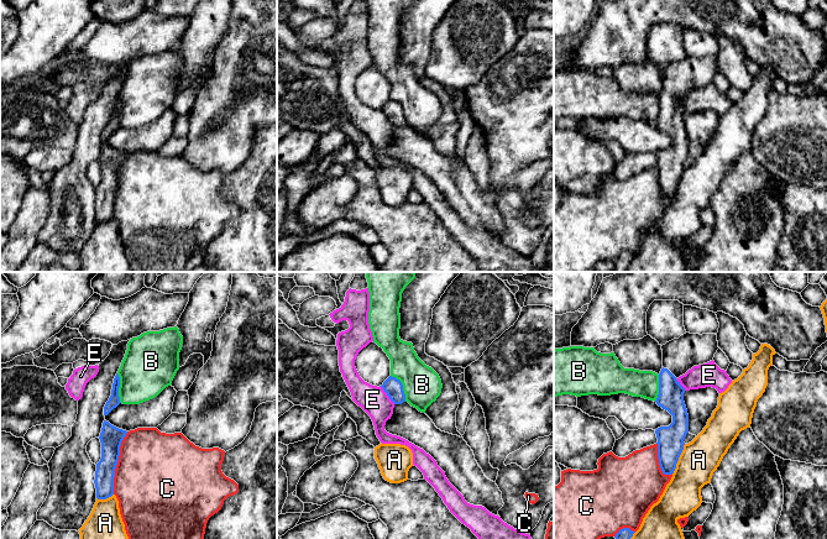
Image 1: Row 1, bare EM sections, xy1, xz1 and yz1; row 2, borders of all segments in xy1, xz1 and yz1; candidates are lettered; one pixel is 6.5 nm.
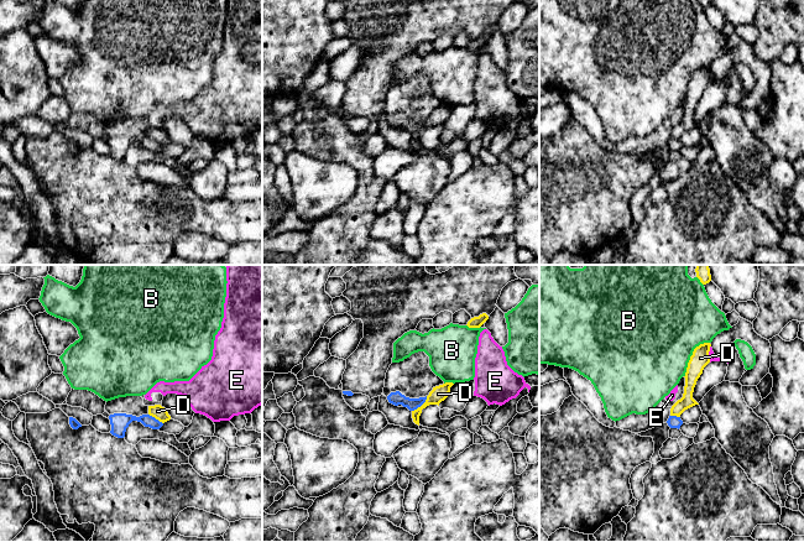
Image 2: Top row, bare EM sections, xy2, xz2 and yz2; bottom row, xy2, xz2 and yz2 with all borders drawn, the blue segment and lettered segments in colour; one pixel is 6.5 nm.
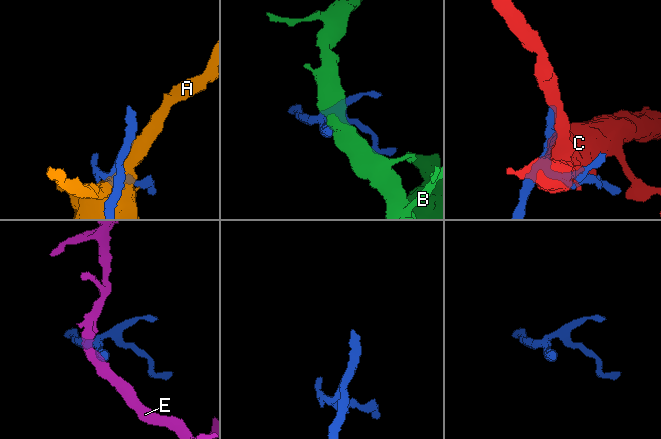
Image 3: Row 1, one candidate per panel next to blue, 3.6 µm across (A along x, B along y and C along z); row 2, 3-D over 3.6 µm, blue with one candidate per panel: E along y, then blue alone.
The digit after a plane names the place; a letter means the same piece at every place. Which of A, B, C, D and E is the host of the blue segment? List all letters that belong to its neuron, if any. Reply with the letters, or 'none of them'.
none of them

